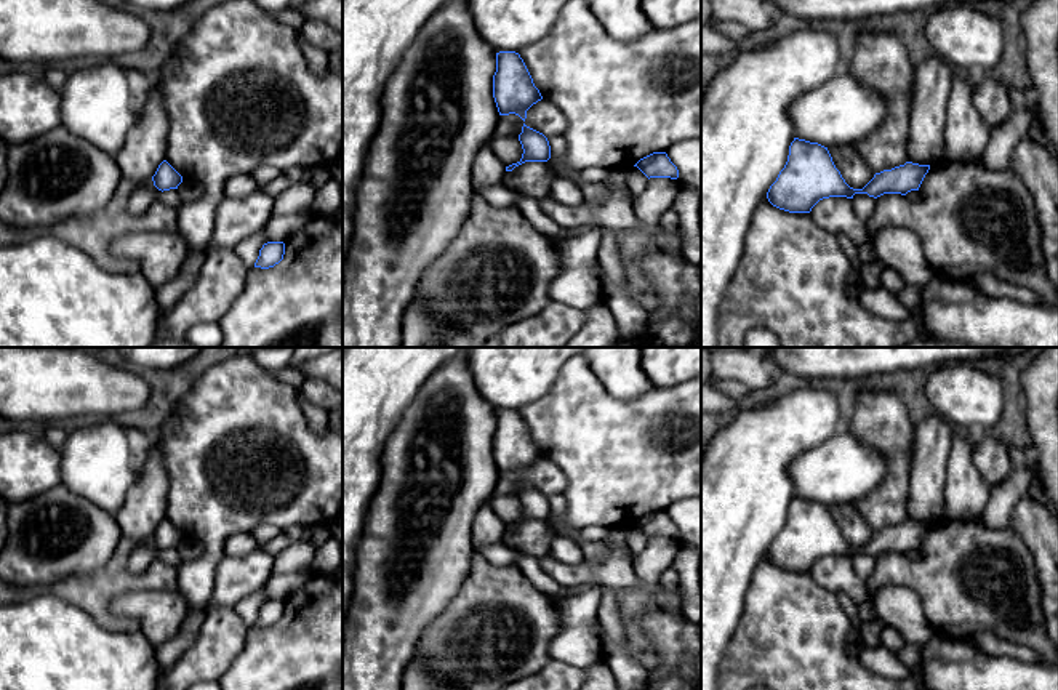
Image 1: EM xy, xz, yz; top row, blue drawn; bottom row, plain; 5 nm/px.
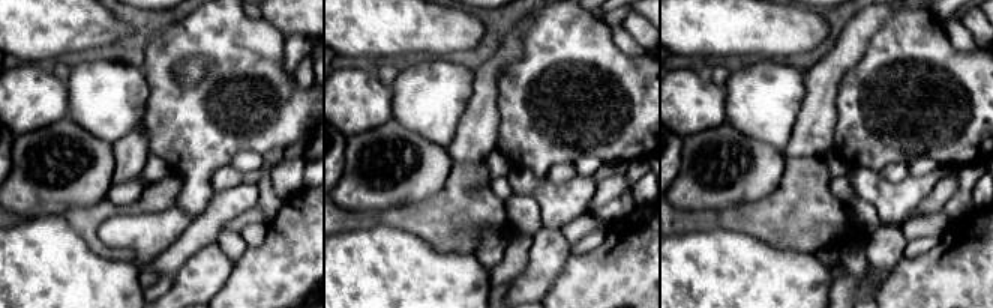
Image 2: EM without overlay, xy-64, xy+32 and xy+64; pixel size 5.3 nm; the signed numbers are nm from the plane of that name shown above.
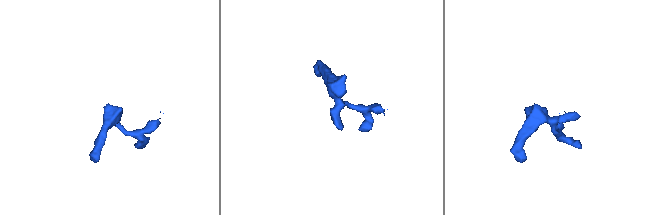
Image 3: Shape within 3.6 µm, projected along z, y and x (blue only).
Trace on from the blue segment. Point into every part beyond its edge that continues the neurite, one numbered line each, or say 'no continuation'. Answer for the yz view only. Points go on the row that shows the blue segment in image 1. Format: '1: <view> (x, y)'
no continuation

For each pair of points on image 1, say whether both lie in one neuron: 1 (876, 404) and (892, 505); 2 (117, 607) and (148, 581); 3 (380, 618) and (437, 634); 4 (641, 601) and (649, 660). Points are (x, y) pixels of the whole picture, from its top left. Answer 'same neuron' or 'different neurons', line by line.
1: same neuron
2: different neurons
3: different neurons
4: same neuron

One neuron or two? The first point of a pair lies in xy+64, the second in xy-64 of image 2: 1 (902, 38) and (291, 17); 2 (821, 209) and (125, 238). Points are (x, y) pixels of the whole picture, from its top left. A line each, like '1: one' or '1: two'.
1: two
2: two

